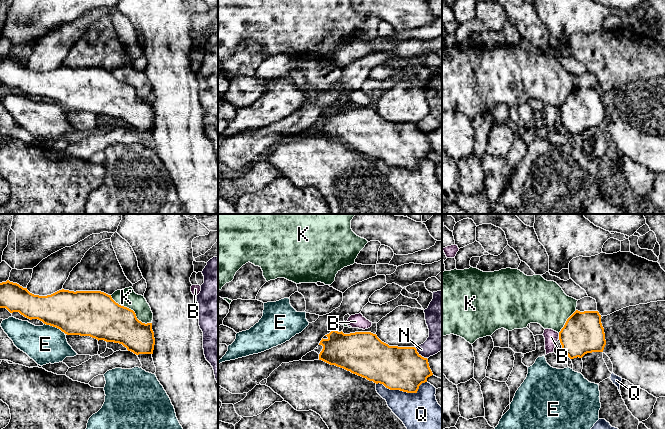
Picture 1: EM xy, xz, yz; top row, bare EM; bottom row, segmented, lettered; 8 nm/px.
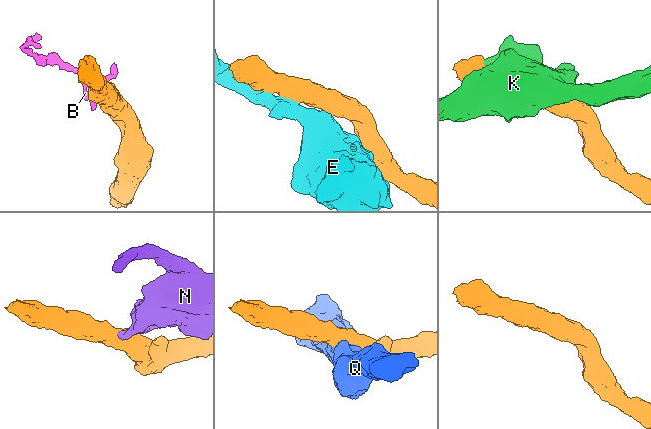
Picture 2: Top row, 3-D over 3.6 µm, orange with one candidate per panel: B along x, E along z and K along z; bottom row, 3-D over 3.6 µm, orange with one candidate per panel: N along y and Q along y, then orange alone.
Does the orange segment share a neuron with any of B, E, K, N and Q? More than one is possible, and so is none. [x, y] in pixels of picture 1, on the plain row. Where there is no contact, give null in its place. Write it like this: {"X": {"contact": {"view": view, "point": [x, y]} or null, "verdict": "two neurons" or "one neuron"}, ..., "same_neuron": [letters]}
{"B": {"contact": {"view": "yz", "point": [559, 112]}, "verdict": "two neurons"}, "E": {"contact": {"view": "xy", "point": [55, 102]}, "verdict": "two neurons"}, "K": {"contact": {"view": "xy", "point": [132, 86]}, "verdict": "two neurons"}, "N": {"contact": {"view": "xz", "point": [420, 131]}, "verdict": "two neurons"}, "Q": {"contact": {"view": "xz", "point": [402, 166]}, "verdict": "two neurons"}, "same_neuron": []}

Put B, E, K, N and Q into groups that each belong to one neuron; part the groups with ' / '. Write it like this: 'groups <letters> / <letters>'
groups B / E / K / N / Q

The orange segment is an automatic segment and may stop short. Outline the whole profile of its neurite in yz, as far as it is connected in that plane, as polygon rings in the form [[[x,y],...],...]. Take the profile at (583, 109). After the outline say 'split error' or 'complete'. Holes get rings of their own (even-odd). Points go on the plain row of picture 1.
[[[576,86],[559,108],[559,116],[570,135],[603,128],[606,116],[601,91],[598,87]]]; complete

